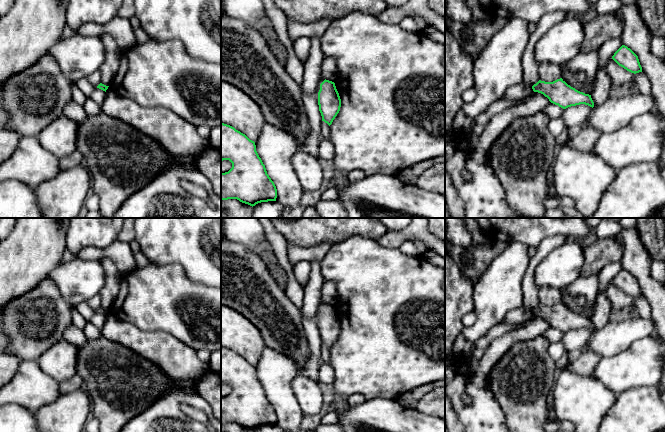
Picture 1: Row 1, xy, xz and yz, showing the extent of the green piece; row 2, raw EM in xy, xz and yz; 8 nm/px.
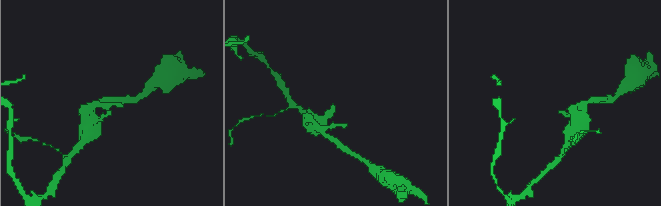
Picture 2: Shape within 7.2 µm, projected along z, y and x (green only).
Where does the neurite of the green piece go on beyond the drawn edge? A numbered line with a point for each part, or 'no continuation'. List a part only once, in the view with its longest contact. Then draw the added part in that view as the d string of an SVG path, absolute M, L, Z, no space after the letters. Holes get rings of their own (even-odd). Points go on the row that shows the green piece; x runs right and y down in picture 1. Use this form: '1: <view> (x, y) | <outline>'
no continuation

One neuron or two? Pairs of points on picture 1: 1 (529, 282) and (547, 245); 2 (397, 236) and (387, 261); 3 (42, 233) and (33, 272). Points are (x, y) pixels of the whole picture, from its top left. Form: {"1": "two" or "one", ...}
{"1": "one", "2": "two", "3": "one"}

